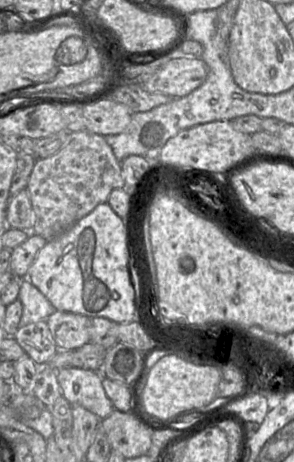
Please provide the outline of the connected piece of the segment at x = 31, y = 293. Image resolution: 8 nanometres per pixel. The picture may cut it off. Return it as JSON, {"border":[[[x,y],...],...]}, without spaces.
{"border":[[[28,278],[20,280],[18,299],[22,303],[23,312],[19,327],[35,323],[47,318],[56,311],[51,302],[29,281]]]}

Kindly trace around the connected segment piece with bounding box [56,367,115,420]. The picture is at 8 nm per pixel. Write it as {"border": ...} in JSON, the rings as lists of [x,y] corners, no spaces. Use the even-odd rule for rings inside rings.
{"border":[[[78,367],[57,370],[62,395],[71,405],[81,405],[100,420],[115,409],[102,384],[102,369],[94,371]]]}

